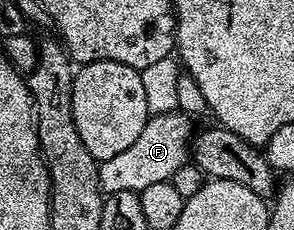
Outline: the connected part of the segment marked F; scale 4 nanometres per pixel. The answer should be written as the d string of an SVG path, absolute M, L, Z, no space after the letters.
M157 113L149 116L146 127L142 127L142 135L126 151L114 155L114 159L99 162L100 187L105 194L114 191L142 192L153 183L171 181L178 167L189 164L190 146L194 140L193 118L186 113Z

